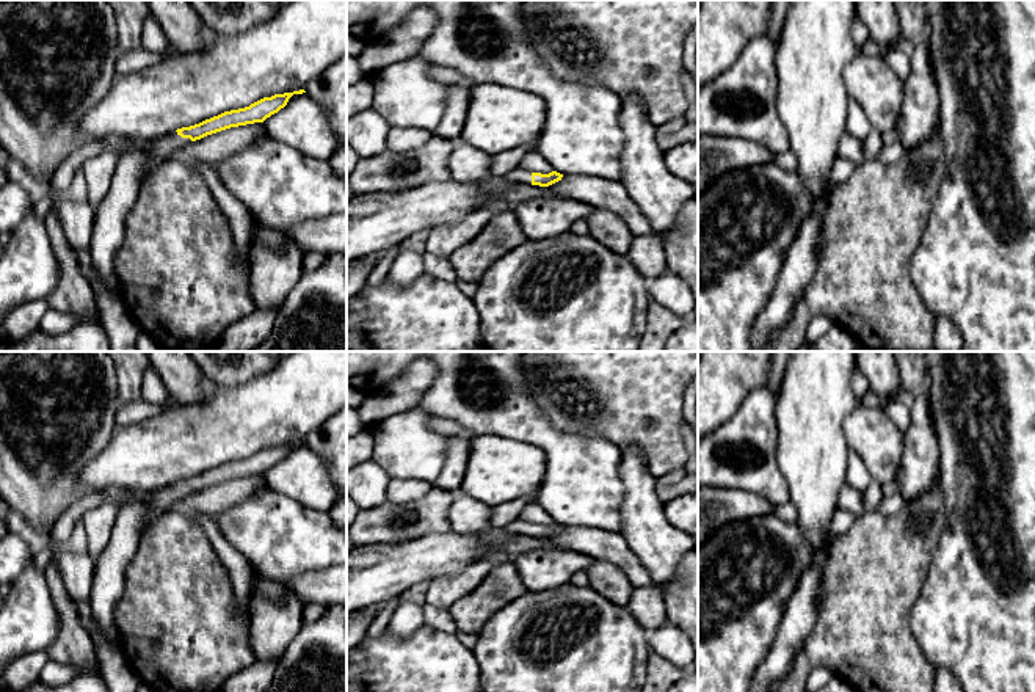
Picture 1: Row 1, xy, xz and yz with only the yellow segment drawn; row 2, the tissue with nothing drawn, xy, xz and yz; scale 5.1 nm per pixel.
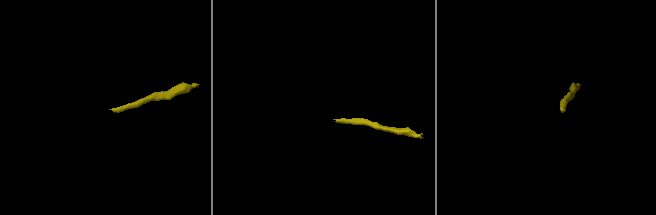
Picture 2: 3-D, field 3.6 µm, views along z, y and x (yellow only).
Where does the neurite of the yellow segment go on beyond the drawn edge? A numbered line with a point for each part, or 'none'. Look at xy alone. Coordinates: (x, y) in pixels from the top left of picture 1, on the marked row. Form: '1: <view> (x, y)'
1: xy (163, 146)

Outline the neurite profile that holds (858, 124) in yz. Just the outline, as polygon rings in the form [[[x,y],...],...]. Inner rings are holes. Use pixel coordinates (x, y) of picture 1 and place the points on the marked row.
[[[852,97],[848,100],[848,107],[847,130],[864,143],[872,130],[870,121],[866,118],[864,110]]]

